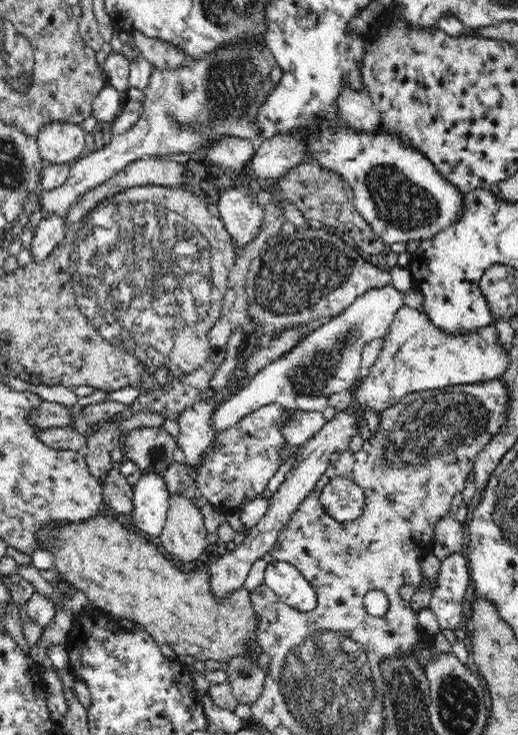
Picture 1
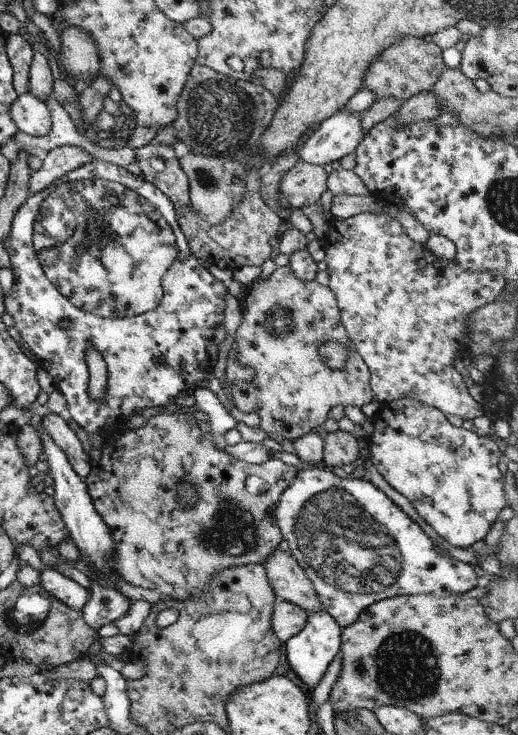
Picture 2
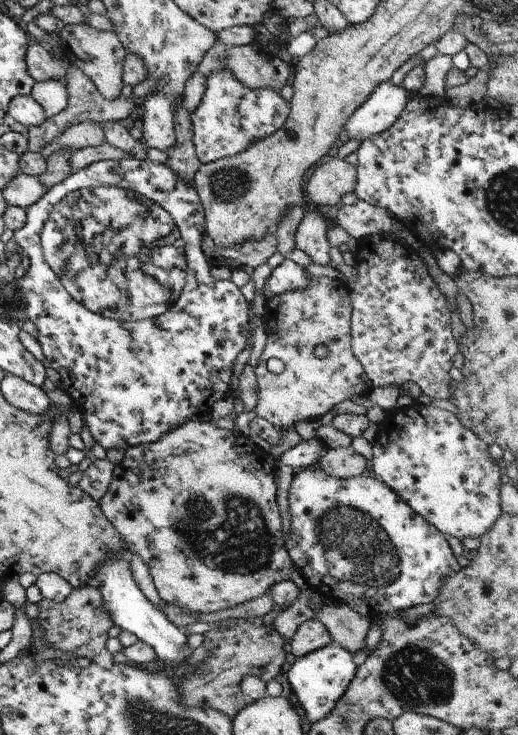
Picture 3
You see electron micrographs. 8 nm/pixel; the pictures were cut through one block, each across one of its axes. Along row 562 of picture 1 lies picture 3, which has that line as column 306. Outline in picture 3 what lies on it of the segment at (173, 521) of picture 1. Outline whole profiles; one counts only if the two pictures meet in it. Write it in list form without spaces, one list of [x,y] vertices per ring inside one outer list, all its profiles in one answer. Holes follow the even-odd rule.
[[[335,157],[332,160],[327,160],[325,164],[317,166],[313,171],[310,178],[304,183],[306,186],[305,190],[303,190],[305,199],[311,200],[313,206],[338,204],[340,198],[345,193],[354,192],[354,186],[356,185],[356,168],[349,164],[349,162],[345,162],[345,160]]]

